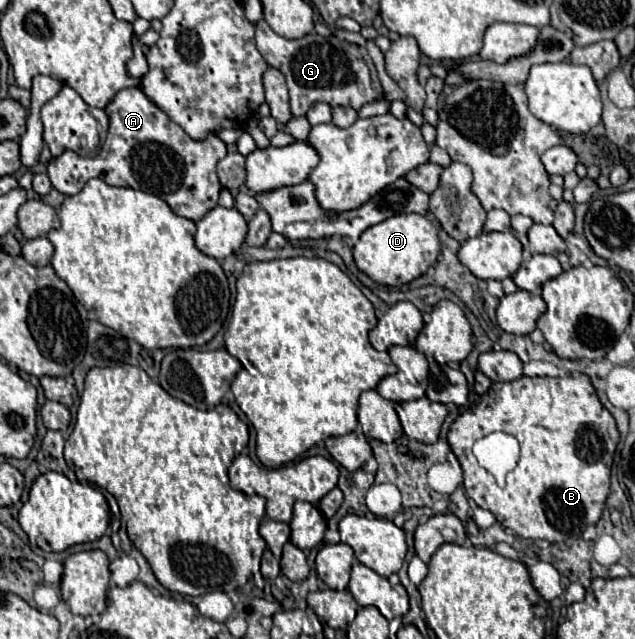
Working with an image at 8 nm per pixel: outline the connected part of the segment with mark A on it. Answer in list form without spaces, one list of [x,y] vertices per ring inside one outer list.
[[[139,87],[121,89],[113,101],[105,107],[109,115],[109,135],[97,157],[77,157],[73,151],[65,151],[47,165],[49,179],[63,195],[75,195],[83,185],[99,177],[107,185],[131,187],[161,197],[179,217],[201,221],[201,217],[217,207],[221,183],[217,179],[217,163],[227,155],[225,143],[217,135],[209,135],[205,141],[193,141],[177,123],[169,121],[161,109],[157,109]]]

